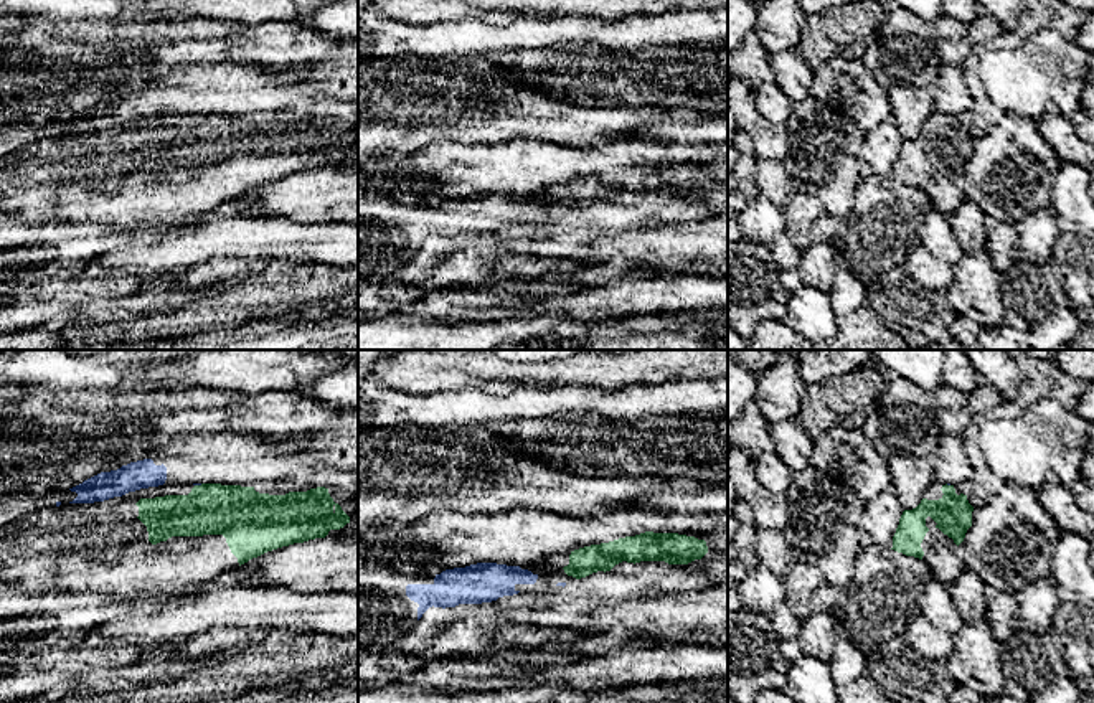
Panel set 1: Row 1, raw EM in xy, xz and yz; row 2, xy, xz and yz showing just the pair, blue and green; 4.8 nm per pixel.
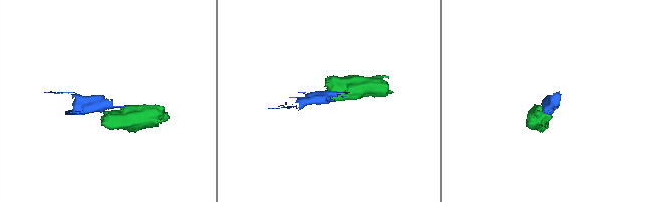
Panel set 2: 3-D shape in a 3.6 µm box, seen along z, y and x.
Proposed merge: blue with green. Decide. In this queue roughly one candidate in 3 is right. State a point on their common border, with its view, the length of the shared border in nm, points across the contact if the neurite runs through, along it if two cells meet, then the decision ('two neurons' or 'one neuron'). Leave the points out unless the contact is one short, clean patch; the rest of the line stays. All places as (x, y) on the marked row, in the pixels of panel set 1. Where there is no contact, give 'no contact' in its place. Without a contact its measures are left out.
contact xy (198, 484); length 40 nm; border xy (202, 484), (195, 485); two neurons

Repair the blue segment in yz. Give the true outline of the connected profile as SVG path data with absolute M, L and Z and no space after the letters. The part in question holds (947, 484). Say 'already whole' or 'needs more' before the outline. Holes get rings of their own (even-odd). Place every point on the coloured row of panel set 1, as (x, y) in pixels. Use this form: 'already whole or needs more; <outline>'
needs more; M944 434L927 460L932 465L939 482L954 487L960 487L965 482L974 482L974 469L967 457L962 436Z

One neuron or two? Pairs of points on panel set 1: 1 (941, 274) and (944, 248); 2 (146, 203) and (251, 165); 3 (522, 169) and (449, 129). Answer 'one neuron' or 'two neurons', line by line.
1: two neurons
2: one neuron
3: two neurons

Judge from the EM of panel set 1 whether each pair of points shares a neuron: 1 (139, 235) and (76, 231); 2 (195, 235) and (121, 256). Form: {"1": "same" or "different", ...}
{"1": "same", "2": "same"}

